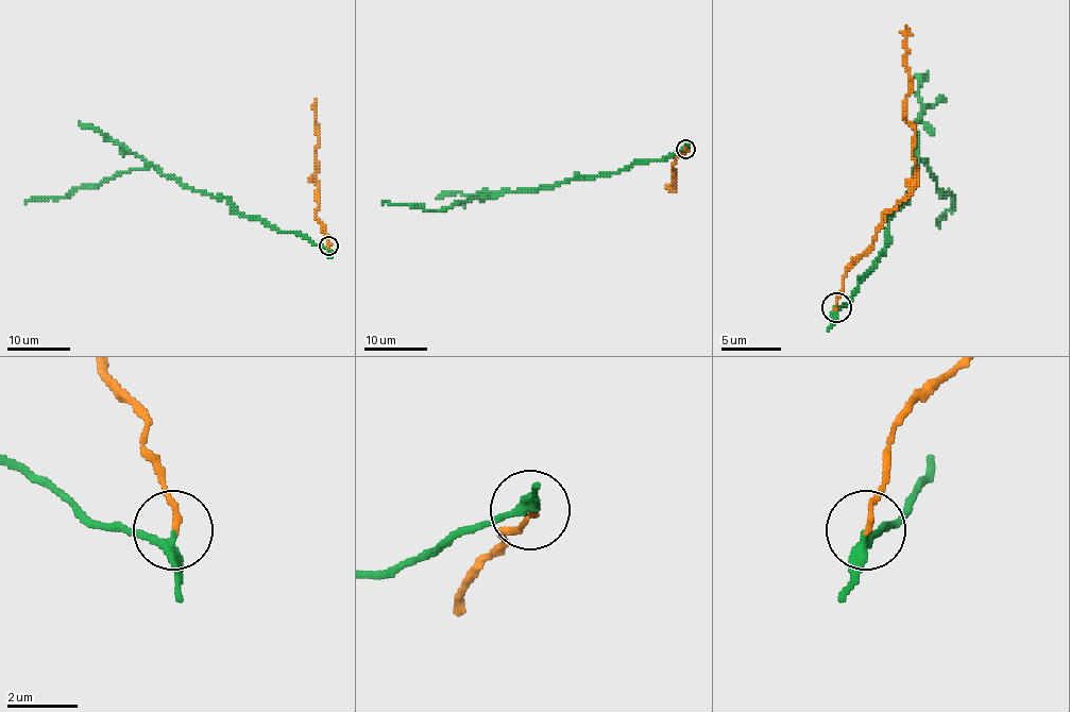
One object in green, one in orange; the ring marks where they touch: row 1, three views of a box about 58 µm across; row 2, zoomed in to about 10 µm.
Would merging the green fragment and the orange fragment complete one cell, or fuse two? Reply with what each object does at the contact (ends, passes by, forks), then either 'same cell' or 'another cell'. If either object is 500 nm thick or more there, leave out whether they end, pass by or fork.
green passes by; orange ends there; another cell

